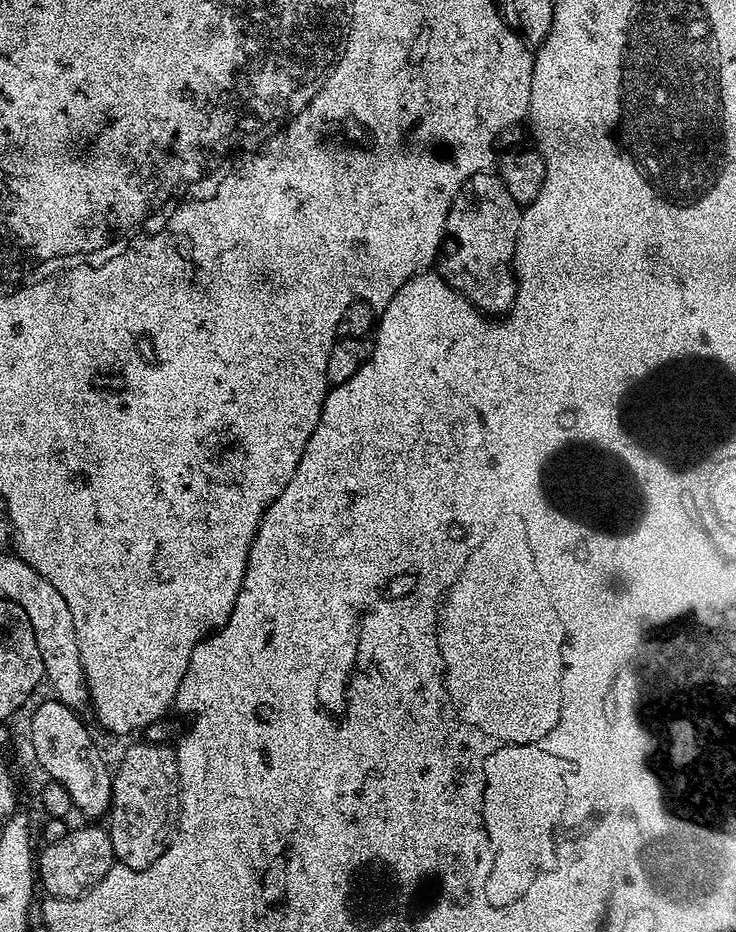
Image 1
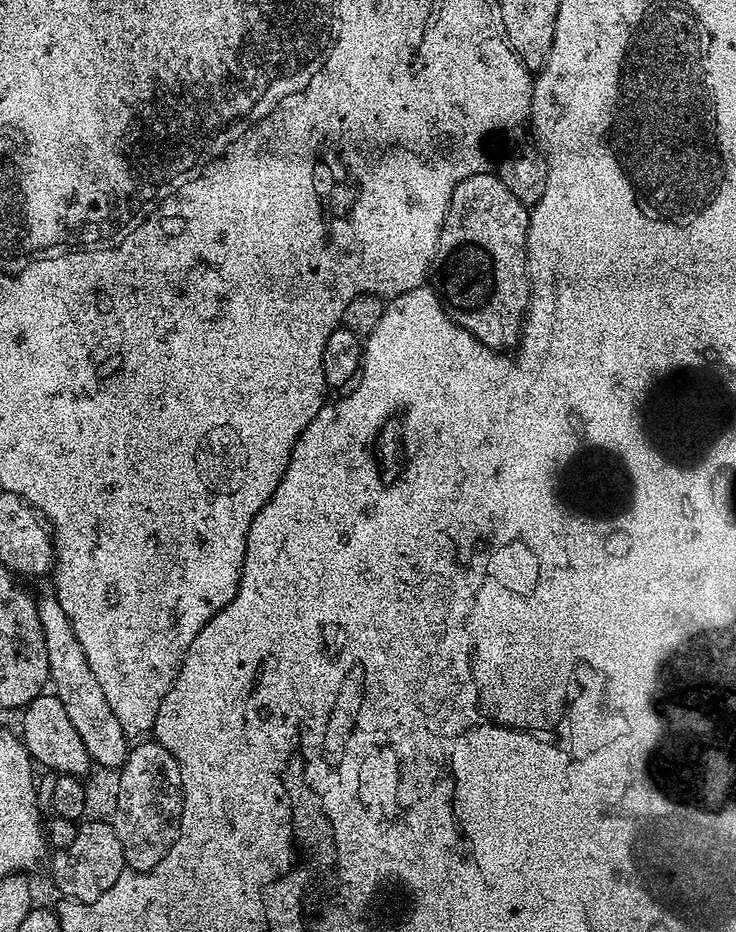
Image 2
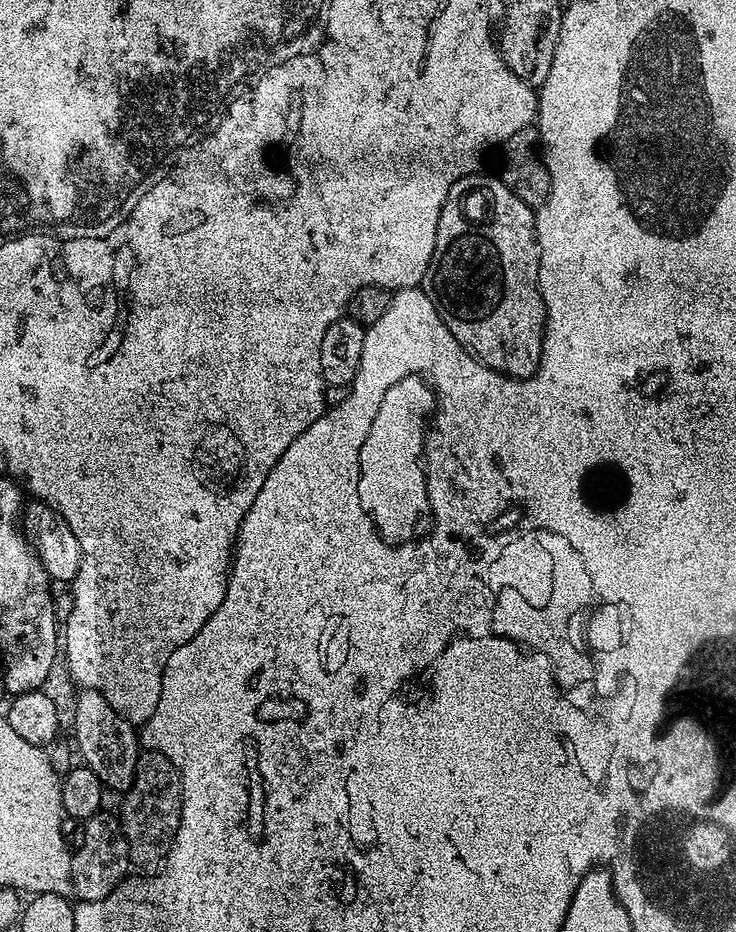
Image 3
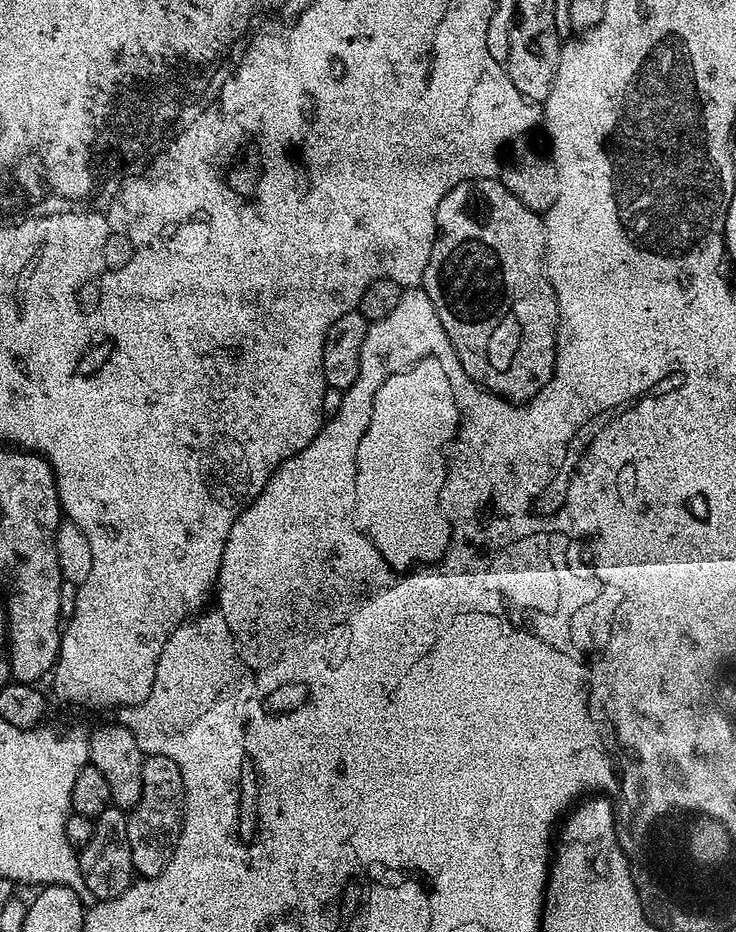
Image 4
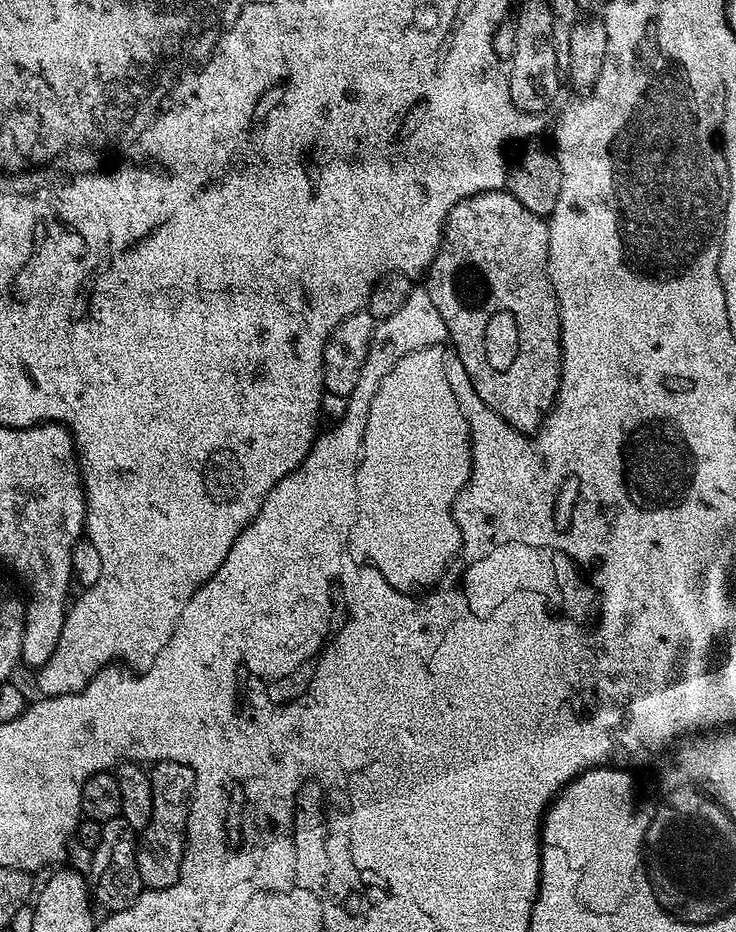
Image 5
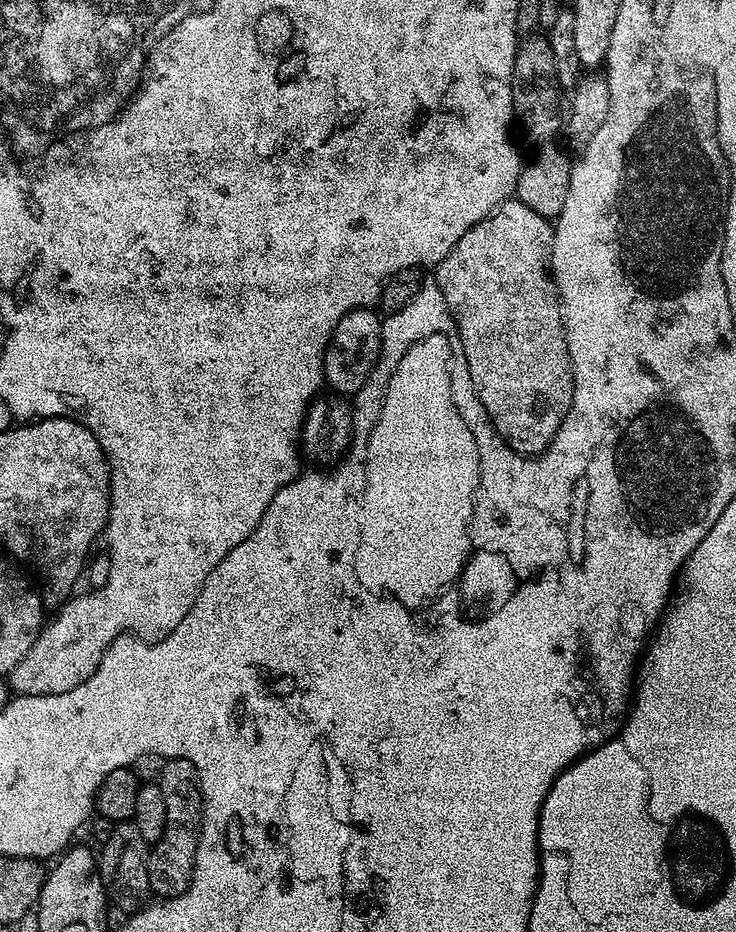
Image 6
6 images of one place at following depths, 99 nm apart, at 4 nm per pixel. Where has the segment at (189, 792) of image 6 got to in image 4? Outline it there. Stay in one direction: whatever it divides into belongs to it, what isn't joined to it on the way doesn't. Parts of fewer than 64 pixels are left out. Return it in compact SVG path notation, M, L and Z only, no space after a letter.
M145 756L142 766L142 798L127 813L132 867L141 877L157 876L166 870L180 837L184 821L184 783L178 762L165 756Z

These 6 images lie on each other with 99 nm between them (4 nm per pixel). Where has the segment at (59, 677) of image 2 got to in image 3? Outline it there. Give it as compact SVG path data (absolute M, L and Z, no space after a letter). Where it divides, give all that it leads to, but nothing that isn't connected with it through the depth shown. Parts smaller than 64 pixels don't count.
M80 688L76 705L72 708L72 732L76 735L76 748L80 751L83 767L94 770L109 793L123 794L134 782L138 758L142 751L137 729L119 716L96 690Z

